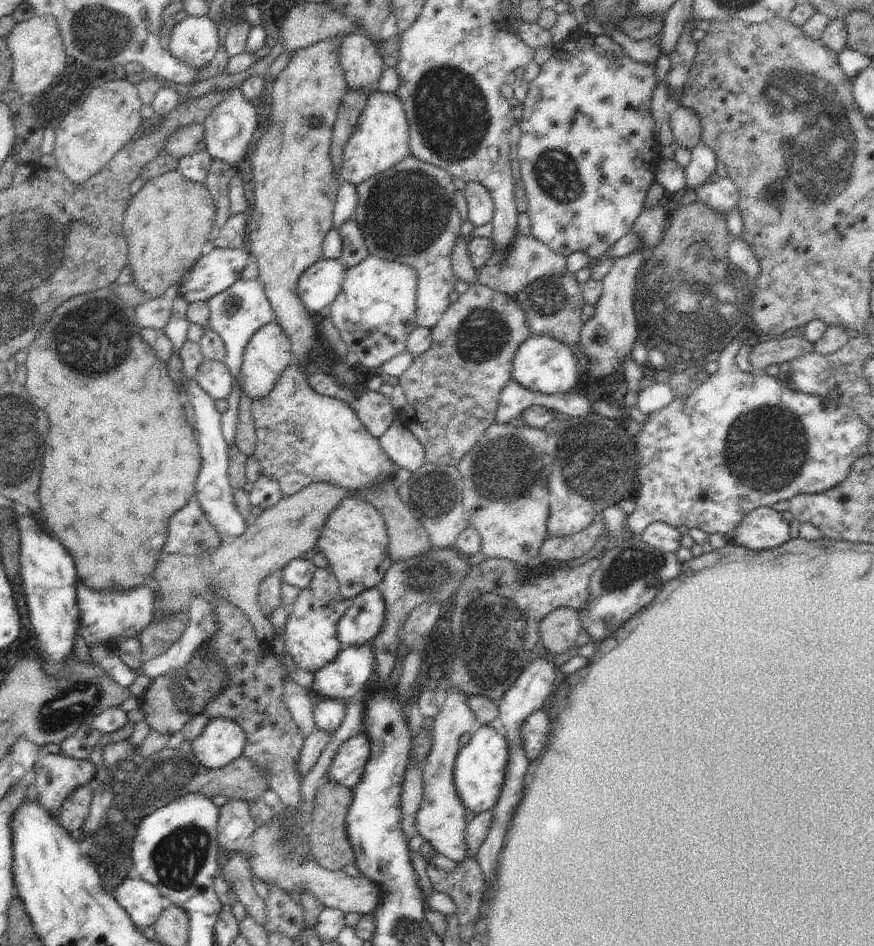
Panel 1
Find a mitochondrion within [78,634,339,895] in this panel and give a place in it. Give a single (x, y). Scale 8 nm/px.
(155, 789)

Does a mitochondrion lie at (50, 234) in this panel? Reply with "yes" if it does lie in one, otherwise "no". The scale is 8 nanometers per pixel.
yes

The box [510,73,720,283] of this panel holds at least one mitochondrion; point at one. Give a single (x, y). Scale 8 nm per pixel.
(557, 174)

